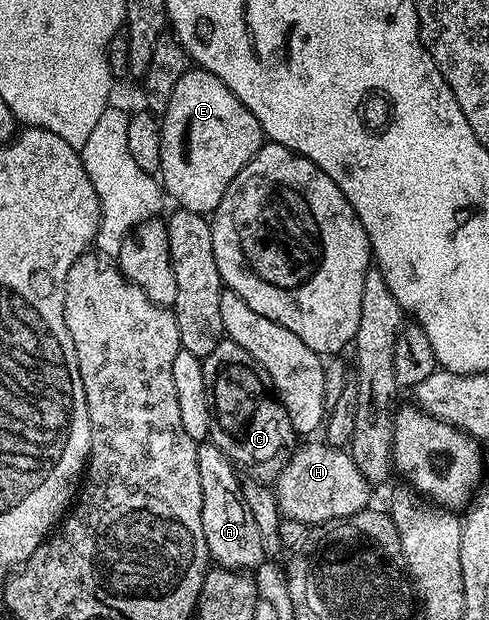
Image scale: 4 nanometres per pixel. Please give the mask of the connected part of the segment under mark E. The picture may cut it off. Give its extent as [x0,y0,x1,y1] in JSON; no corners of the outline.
[160,66,267,214]

